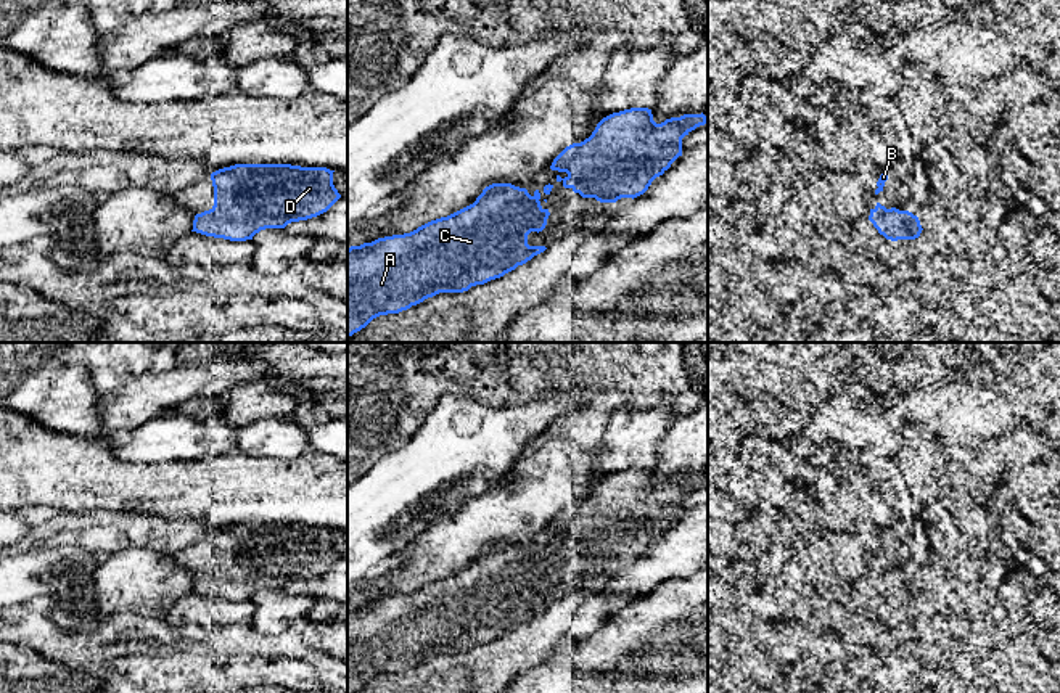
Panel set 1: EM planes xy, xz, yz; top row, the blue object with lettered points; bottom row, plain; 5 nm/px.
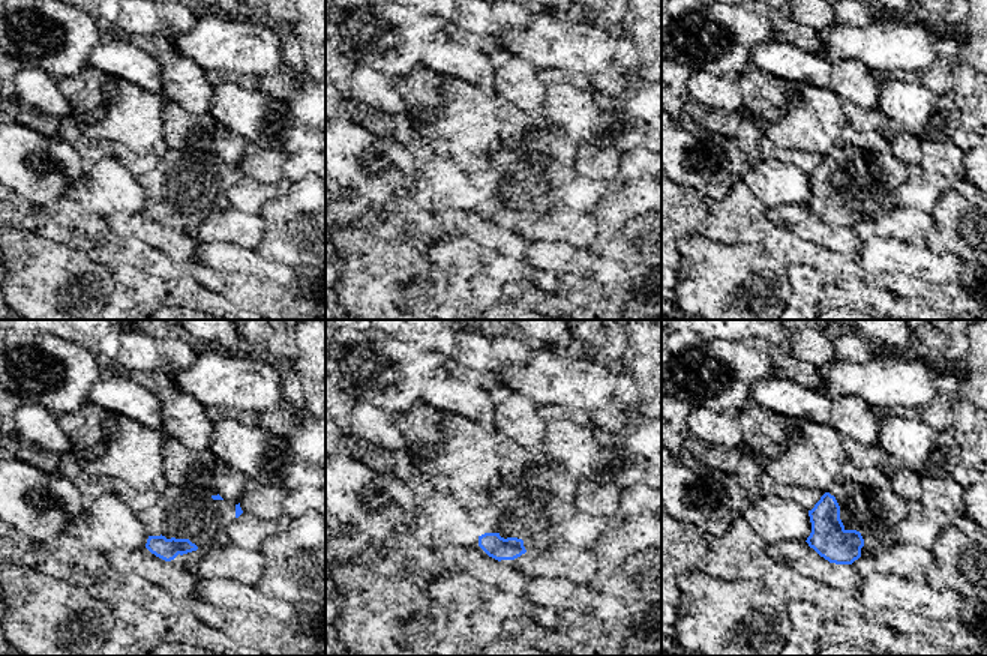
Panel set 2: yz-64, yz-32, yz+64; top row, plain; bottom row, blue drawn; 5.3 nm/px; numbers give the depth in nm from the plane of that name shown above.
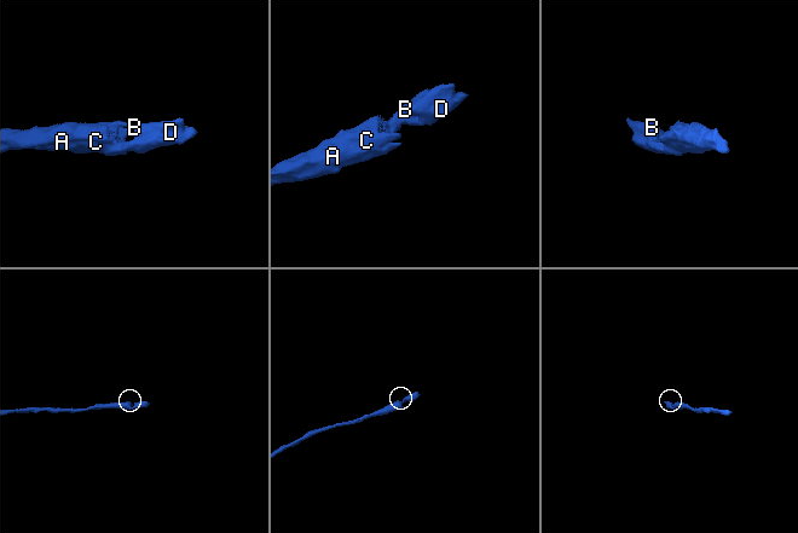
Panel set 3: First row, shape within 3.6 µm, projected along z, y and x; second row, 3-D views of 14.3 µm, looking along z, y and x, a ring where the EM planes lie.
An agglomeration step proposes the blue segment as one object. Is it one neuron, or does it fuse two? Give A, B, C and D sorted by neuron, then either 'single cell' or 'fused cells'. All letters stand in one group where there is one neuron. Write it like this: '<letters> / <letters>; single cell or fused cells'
A B C D; single cell

